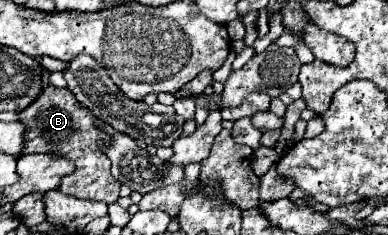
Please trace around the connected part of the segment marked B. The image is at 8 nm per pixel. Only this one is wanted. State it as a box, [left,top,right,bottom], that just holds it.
[20,86,120,204]

